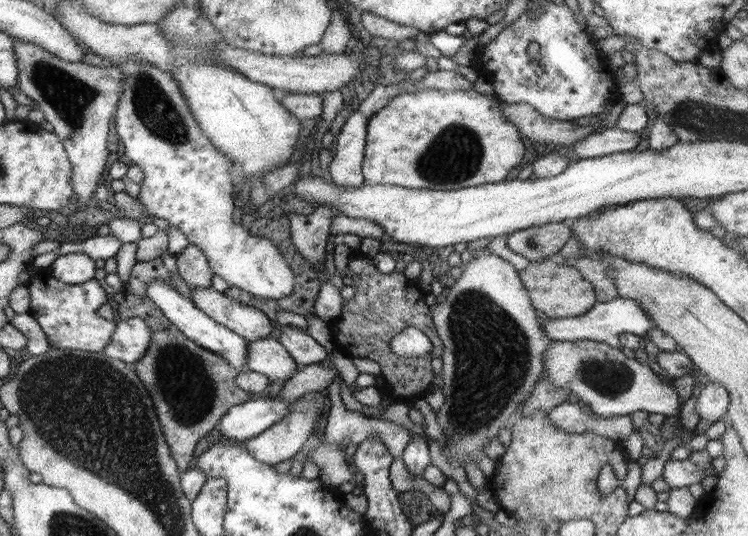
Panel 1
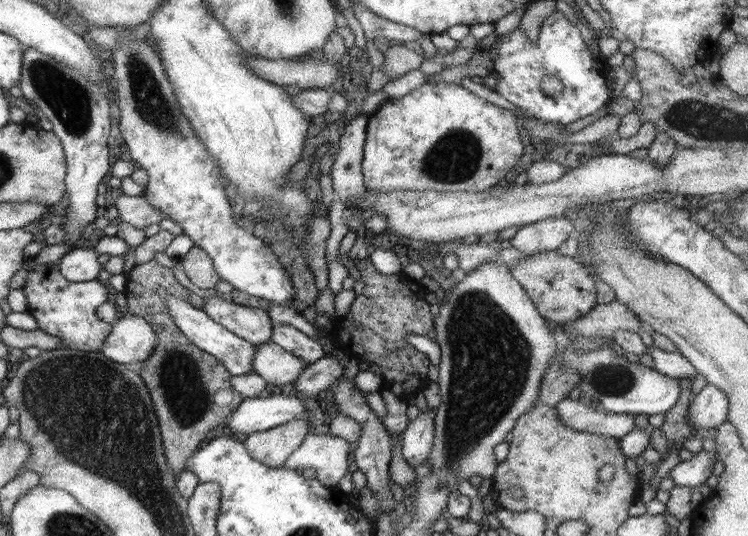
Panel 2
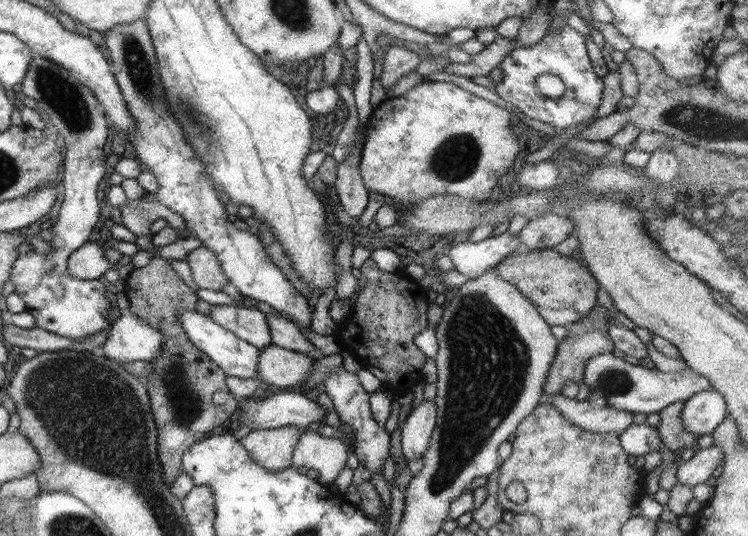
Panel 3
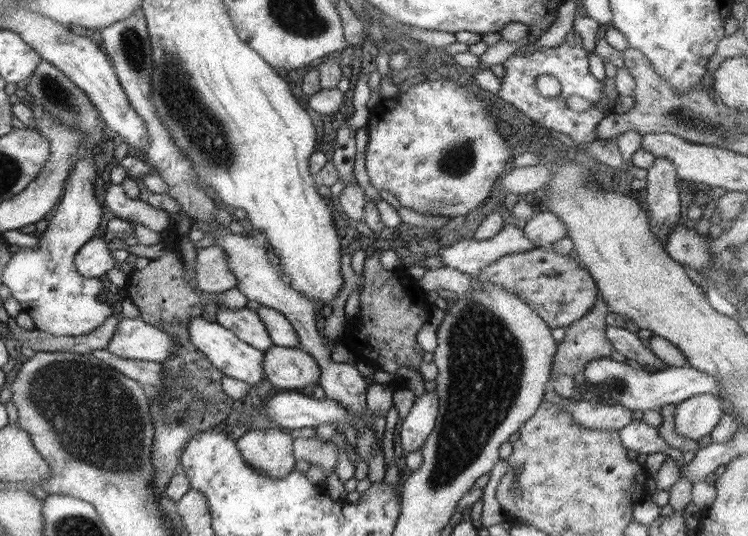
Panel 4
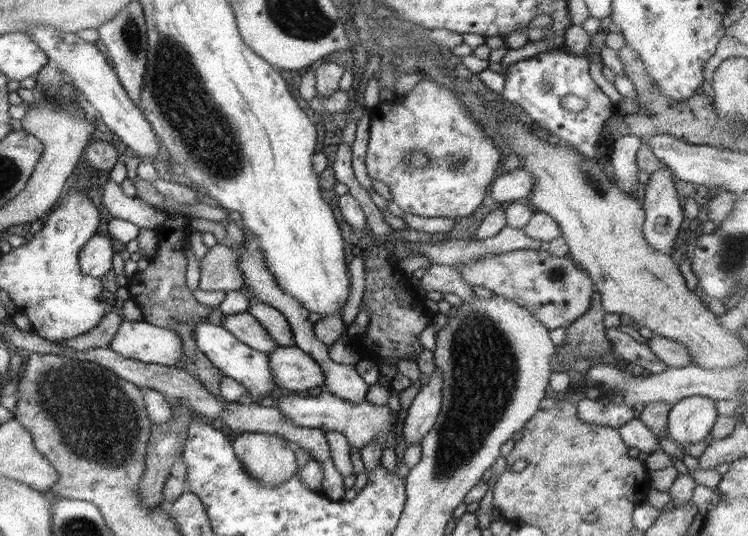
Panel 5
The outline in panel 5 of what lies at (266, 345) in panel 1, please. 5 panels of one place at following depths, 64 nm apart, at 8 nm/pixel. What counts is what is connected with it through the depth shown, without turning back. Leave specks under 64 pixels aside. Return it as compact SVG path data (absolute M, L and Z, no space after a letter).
M295 346L277 347L267 354L273 383L281 392L323 389L323 373L317 363Z

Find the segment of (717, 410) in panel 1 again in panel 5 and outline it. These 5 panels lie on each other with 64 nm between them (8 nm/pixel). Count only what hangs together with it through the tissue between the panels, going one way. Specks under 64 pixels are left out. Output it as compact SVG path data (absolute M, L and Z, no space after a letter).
M707 396L687 397L668 411L666 437L676 444L701 443L717 419L713 400Z

